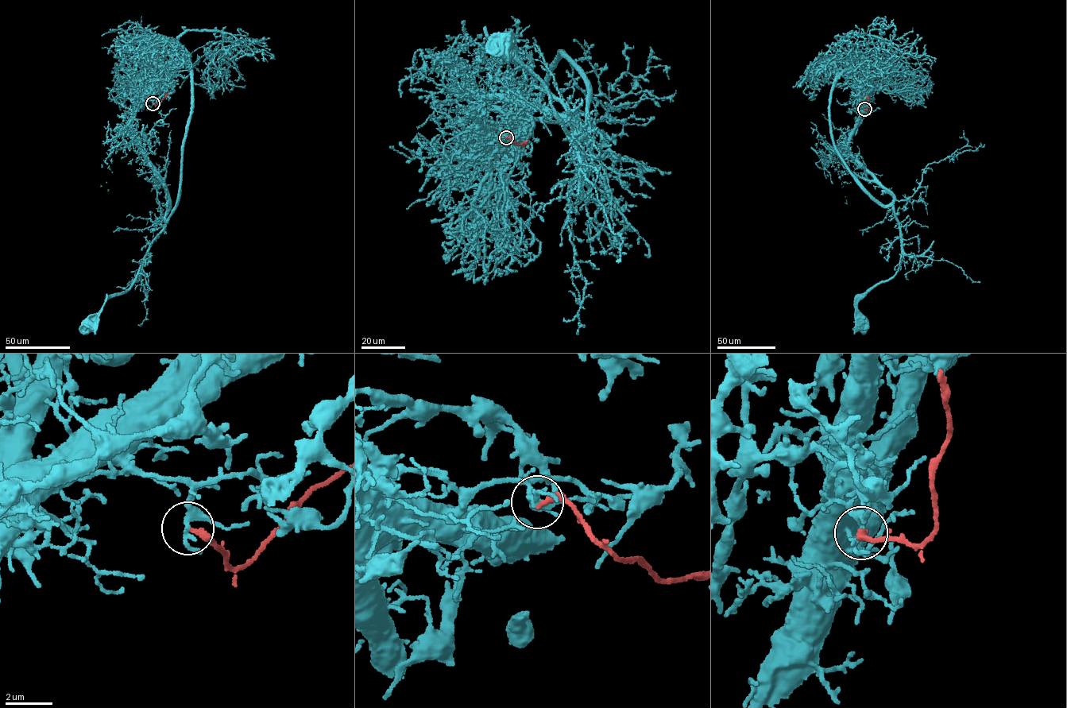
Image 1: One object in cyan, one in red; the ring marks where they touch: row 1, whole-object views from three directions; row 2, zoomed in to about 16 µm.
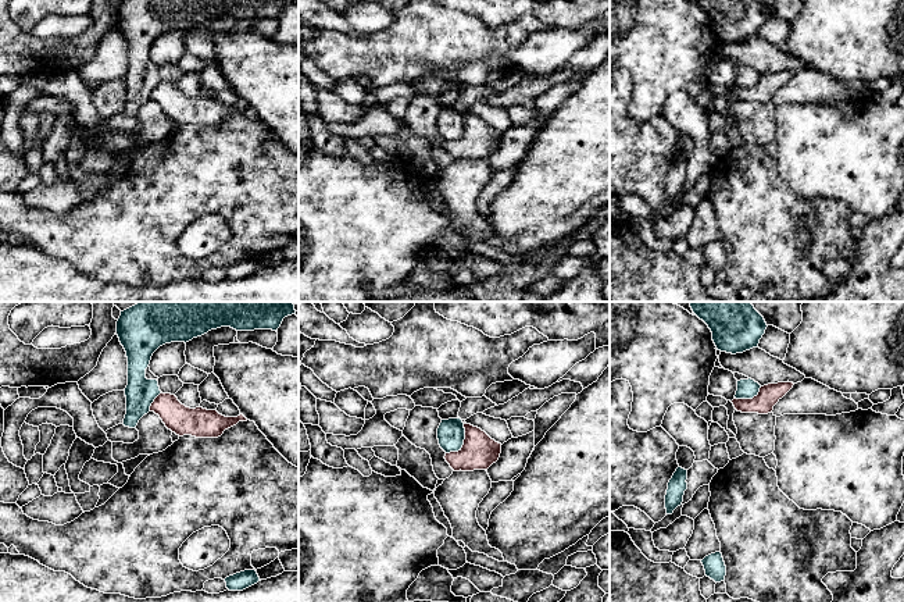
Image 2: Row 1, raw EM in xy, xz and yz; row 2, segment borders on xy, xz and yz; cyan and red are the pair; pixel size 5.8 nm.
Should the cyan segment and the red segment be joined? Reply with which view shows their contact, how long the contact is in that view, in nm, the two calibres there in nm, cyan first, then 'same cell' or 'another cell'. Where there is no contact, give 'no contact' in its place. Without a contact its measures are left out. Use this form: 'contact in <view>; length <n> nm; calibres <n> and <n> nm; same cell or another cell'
contact in xz; length 200 nm; calibres 160 and 200 nm; another cell

